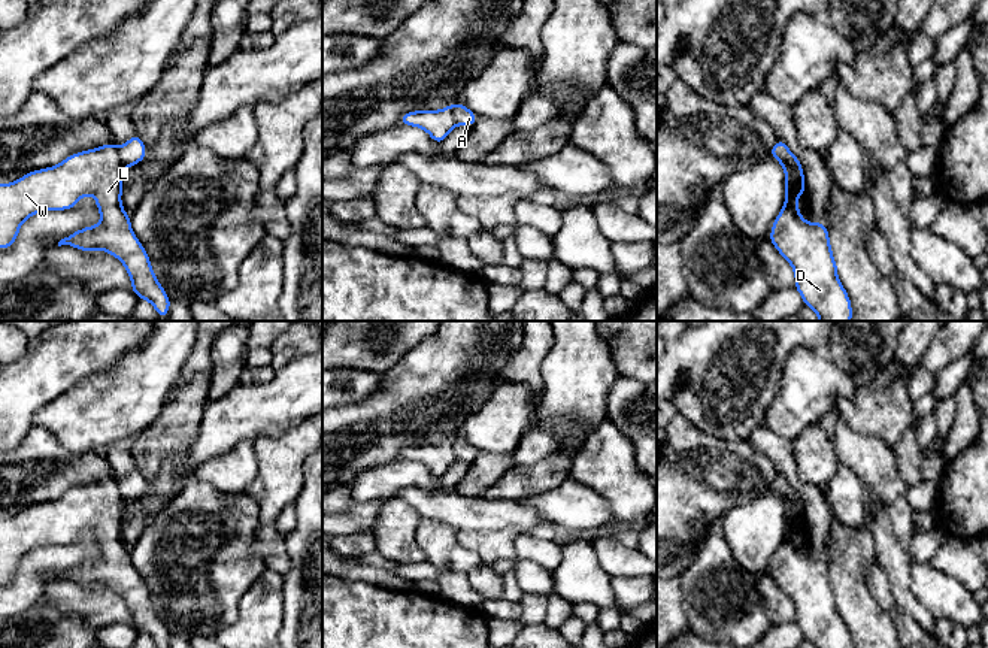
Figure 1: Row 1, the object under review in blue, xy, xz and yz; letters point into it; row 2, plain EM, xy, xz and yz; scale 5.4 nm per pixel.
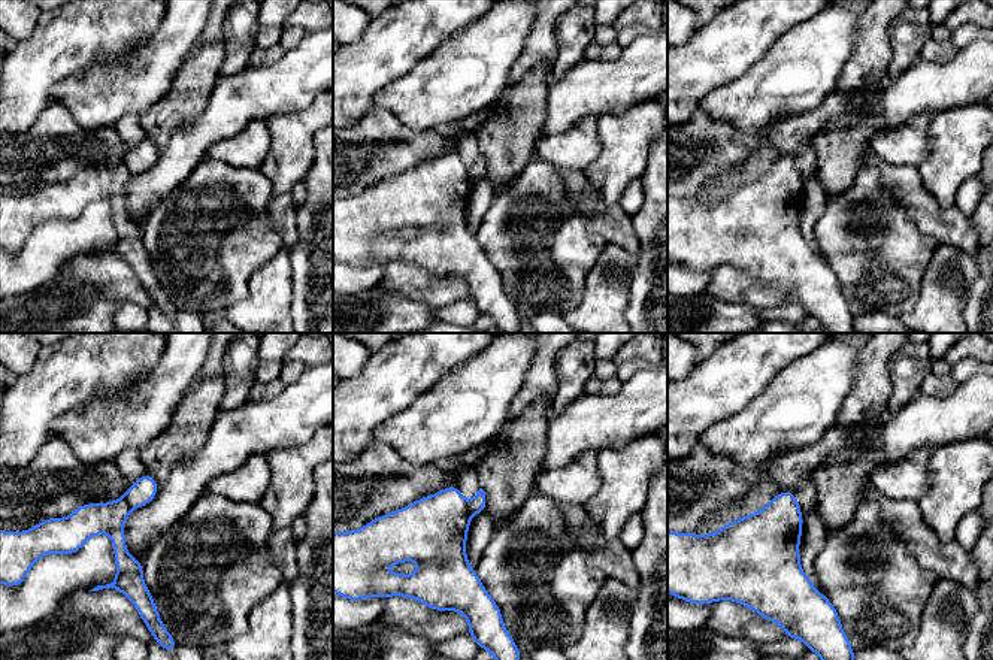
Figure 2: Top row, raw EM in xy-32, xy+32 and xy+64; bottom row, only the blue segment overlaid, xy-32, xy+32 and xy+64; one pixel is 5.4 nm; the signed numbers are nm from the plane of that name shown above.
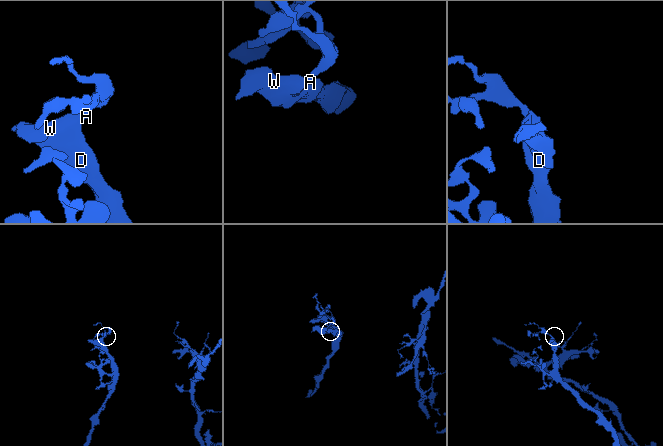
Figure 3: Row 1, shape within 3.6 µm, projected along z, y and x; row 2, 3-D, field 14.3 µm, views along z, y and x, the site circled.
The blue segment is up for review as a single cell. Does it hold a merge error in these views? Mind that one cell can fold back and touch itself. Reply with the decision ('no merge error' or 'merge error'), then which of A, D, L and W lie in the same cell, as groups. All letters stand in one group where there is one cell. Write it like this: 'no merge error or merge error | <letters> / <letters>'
merge error | A / D L W

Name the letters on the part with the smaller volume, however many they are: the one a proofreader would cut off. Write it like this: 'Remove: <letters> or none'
Remove: A

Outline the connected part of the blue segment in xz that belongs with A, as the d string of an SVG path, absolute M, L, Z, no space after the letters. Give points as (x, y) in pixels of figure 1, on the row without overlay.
M452 437L452 448L457 458L470 463L479 451L467 443L464 437Z

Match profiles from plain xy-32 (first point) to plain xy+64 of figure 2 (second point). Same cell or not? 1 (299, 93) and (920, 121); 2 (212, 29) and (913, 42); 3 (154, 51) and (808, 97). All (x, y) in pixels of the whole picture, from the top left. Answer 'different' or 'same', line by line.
1: different
2: different
3: same

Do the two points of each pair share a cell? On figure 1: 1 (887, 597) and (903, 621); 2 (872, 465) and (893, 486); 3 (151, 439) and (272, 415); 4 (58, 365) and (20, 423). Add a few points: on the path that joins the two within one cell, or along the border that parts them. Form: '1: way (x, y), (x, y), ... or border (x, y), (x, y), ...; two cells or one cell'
1: way (888, 603), (899, 615); one cell
2: way (876, 469), (888, 481); one cell
3: border (209, 400), (199, 435), (178, 460); two cells
4: way (44, 379), (20, 403), (20, 408); one cell

